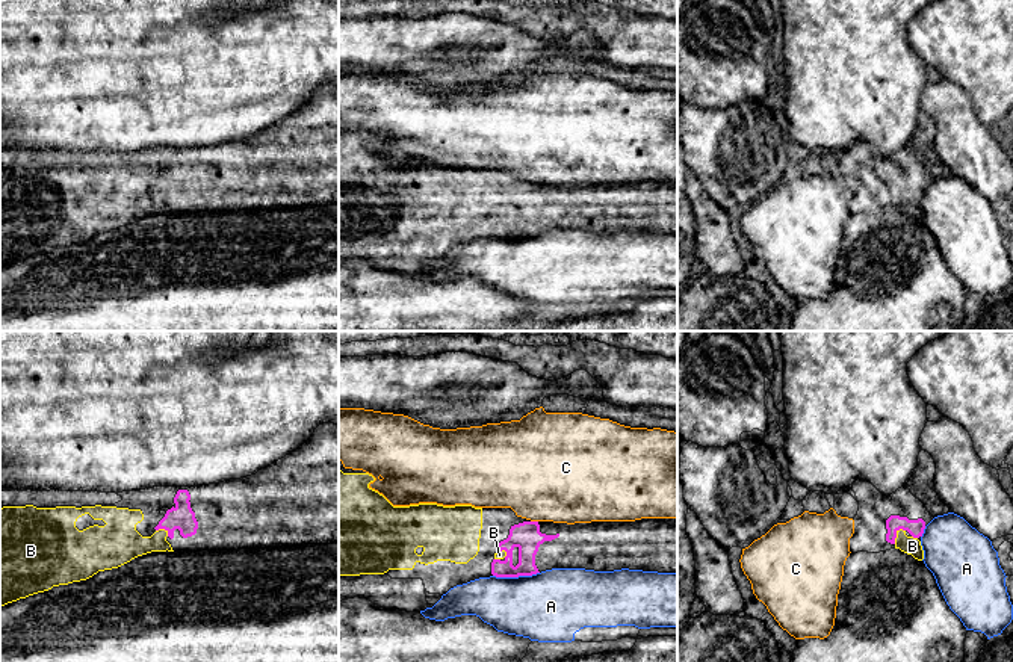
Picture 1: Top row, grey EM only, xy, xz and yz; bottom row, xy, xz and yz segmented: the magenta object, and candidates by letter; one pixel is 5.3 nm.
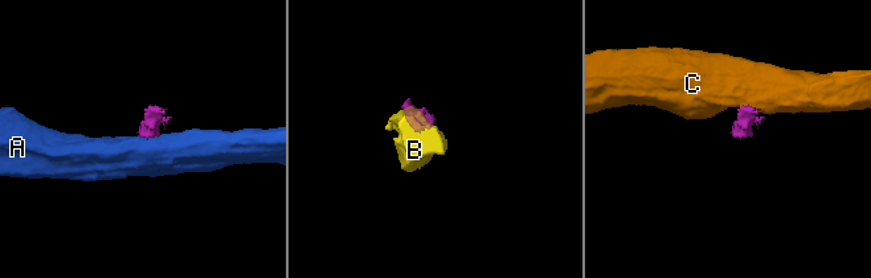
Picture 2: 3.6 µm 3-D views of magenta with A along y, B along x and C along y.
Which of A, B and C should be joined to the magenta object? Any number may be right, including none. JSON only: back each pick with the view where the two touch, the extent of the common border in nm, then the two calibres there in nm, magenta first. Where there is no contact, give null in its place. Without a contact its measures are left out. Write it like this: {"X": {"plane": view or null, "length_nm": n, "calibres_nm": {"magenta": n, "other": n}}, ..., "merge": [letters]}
{"B": {"plane": "yz", "length_nm": 100, "calibres_nm": {"magenta": 90, "other": 100}}, "merge": ["B"]}

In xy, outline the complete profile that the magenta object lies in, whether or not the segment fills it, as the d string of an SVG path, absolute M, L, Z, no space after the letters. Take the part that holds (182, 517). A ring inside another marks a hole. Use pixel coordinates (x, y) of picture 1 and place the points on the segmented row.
M322 423L313 435L256 475L198 487L139 491L32 491L0 488L0 606L118 568L151 552L203 552L301 547L339 543L339 425Z

